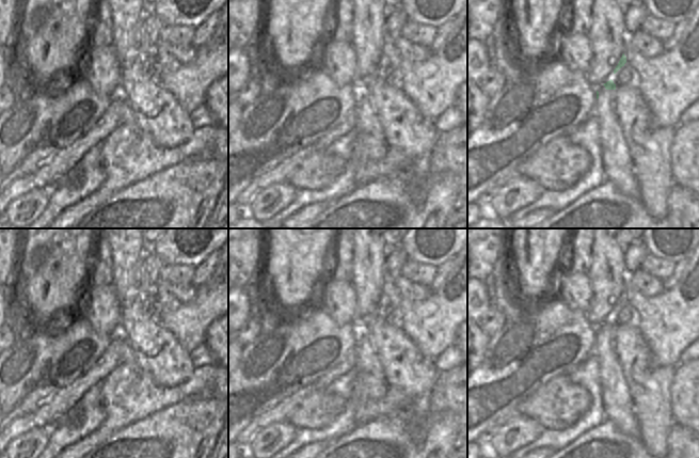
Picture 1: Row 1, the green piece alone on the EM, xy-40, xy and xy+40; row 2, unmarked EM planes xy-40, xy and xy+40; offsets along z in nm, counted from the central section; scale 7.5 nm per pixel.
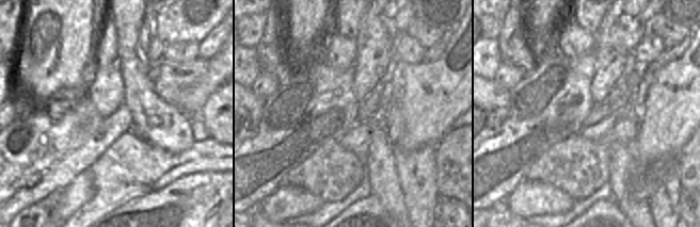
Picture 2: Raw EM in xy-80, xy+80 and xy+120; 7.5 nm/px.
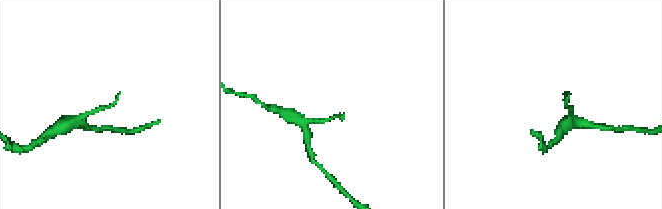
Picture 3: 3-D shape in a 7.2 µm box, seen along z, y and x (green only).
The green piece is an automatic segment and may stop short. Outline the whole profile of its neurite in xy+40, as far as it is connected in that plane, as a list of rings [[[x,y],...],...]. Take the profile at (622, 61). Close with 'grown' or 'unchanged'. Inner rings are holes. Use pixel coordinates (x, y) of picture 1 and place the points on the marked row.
[[[622,54],[618,65],[614,69],[613,78],[604,83],[606,90],[616,90],[617,85],[626,85],[631,80],[631,69],[633,67],[626,62],[626,57]]] | grown

